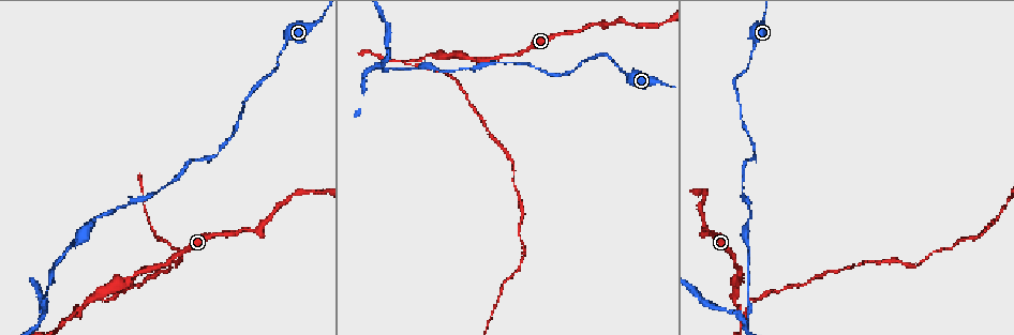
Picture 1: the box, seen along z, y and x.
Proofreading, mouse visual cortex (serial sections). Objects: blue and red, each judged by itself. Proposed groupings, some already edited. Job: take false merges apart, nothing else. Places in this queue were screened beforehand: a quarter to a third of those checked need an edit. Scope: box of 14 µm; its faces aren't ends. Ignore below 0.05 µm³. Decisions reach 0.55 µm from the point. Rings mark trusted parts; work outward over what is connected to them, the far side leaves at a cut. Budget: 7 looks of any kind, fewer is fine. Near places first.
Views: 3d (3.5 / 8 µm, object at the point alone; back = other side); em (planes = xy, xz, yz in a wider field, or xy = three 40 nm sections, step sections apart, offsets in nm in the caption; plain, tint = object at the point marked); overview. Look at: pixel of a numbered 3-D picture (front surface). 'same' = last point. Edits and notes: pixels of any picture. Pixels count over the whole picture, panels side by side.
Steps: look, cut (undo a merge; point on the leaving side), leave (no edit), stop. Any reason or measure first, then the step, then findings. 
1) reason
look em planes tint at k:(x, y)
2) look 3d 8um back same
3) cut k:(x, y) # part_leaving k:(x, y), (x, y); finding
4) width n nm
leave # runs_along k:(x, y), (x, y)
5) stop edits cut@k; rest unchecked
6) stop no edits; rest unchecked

narrows sharply
look em xy step 3 tint at 1:(320, 193)

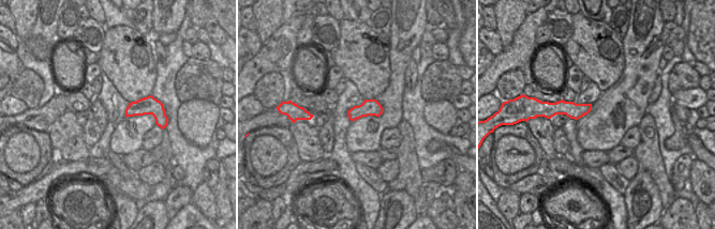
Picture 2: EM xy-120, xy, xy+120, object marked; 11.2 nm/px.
look 3d 3.5um same

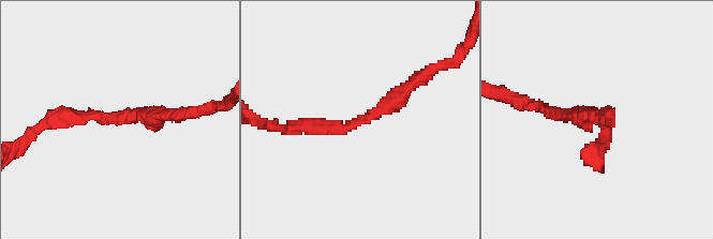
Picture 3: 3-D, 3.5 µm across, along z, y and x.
leave # runs_along 3:(287, 128), (350, 128), (400, 84); one cell here

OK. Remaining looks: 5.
a narrow waist
look 3d 3.5um at 1:(620, 71)

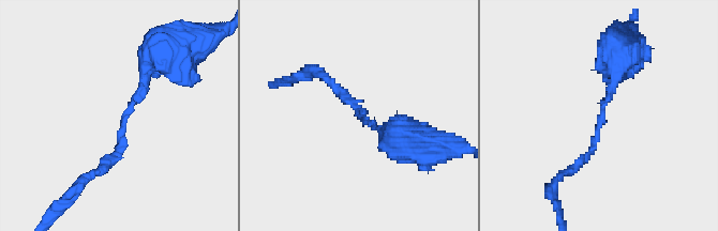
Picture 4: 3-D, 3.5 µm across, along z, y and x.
arm_widths 150, 150 nm
look em xy step 2 tint at 4:(121, 132)

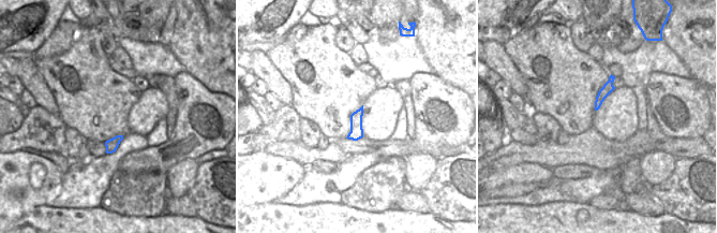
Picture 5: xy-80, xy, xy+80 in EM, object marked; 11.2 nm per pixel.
leave # runs_along 4:(146, 71), (123, 117), (120, 153), (87, 176); one cell here

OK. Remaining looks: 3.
a narrow waist
look 3d 8um back at 1:(163, 187)

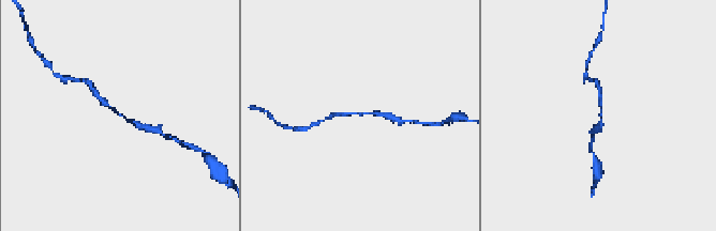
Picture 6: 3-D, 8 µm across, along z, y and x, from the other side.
look 3d 3.5um back at 6:(357, 112)

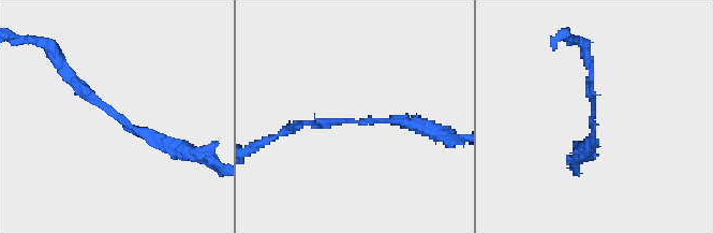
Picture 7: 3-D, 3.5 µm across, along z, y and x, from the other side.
arm_widths 100, 150 nm; now the EM
look em xy step 1 tint at 7:(594, 113)

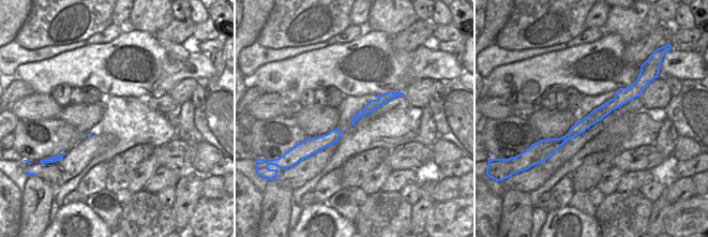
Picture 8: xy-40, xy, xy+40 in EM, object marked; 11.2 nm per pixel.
leave # runs_along 8:(633, 94), (554, 141); all the same cell

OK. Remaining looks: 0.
stop no edits; rest unchecked

